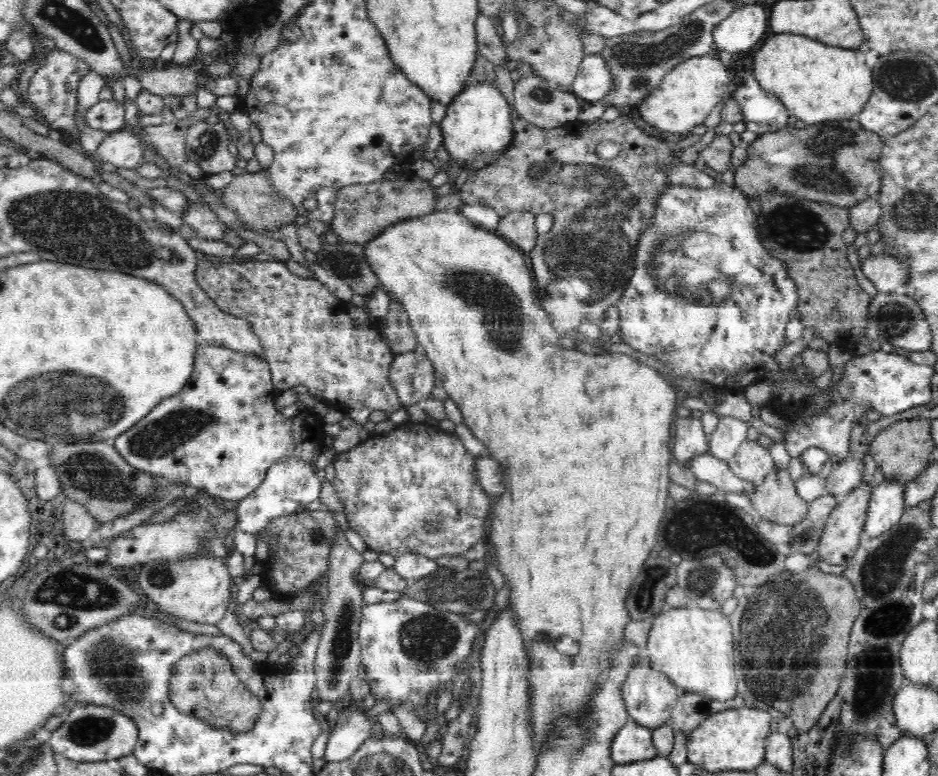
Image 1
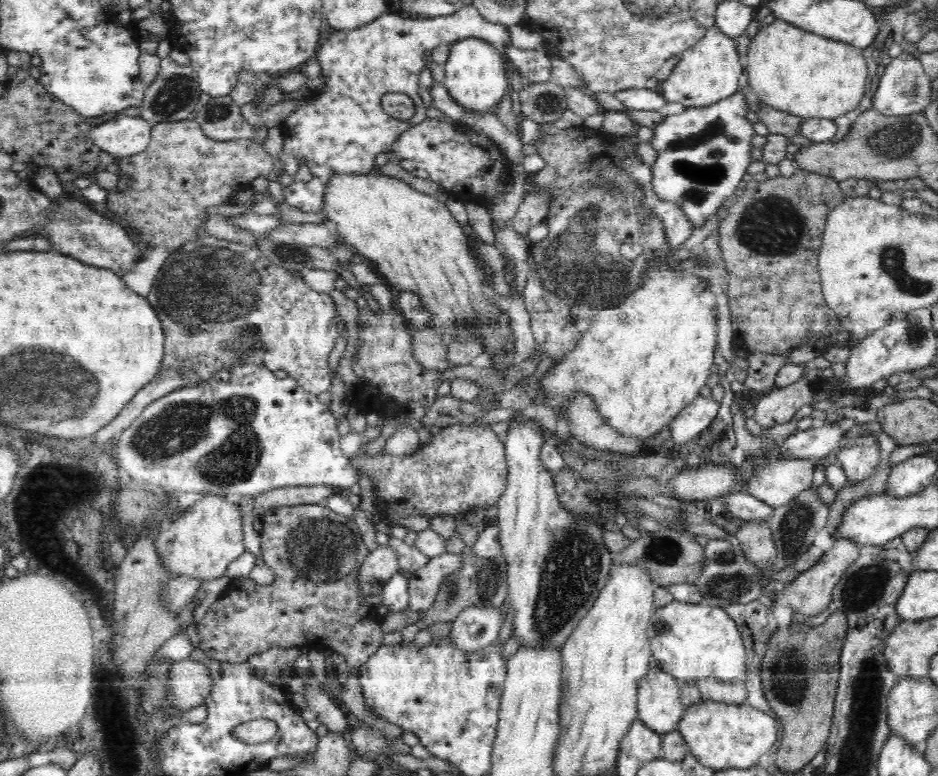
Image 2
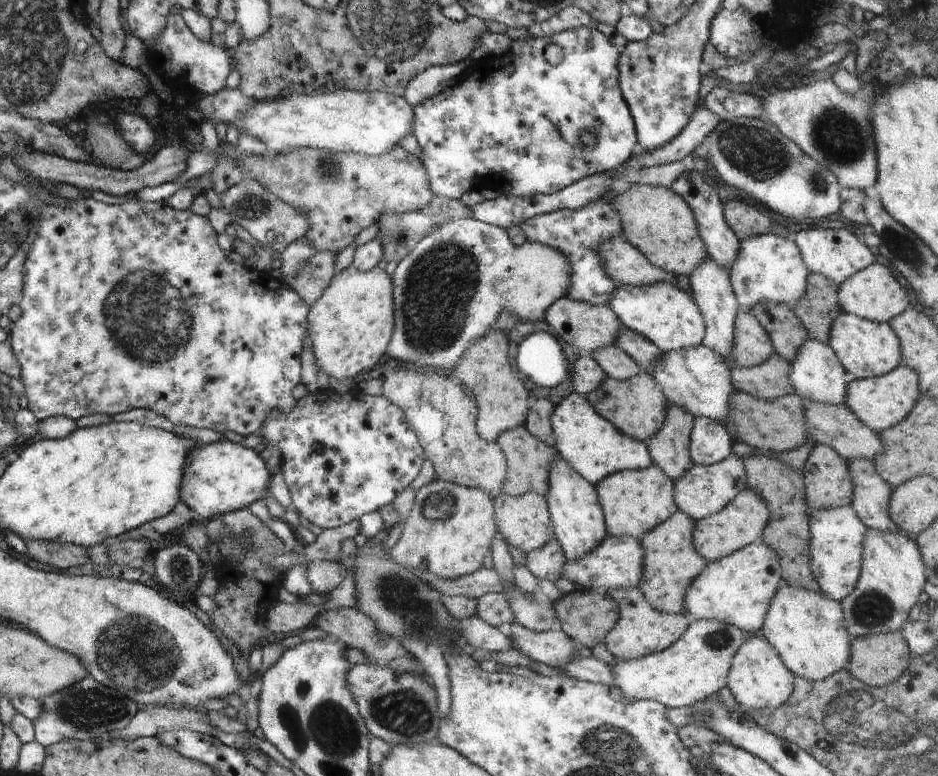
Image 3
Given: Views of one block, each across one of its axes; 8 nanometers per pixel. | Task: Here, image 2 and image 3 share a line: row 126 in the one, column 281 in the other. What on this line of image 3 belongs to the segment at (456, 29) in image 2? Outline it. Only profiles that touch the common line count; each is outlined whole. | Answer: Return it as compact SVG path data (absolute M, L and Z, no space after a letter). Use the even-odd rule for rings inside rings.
M84 197L70 202L70 208L46 203L39 220L38 236L25 262L25 291L19 302L22 308L20 320L12 324L8 331L16 360L21 371L20 380L24 384L30 412L38 421L54 415L64 415L75 421L90 414L120 414L133 408L149 408L165 416L172 424L210 428L218 432L232 430L248 436L261 430L262 423L276 409L280 414L288 414L296 401L292 390L301 382L301 354L303 340L307 332L309 307L300 296L291 290L284 280L269 277L267 272L235 263L226 257L218 246L218 233L208 217L201 218L190 209L179 211L166 201L143 202L138 199L124 204L110 205L105 198Z

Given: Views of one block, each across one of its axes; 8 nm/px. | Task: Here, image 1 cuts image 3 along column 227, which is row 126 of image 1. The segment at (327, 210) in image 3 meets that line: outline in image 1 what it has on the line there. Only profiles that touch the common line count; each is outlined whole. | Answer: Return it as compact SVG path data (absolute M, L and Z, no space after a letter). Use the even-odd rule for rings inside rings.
M217 107L198 108L186 118L178 119L172 123L162 123L160 125L149 125L143 127L146 139L151 142L155 150L162 155L172 169L186 172L193 179L202 179L206 173L192 162L186 153L185 135L187 129L194 122L206 119L214 115Z

